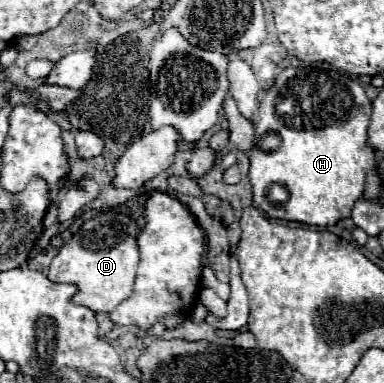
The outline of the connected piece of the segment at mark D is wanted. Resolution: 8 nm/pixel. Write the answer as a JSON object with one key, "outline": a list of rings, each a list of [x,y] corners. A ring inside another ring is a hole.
{"outline":[[[103,212],[87,220],[79,236],[63,244],[53,258],[47,278],[51,282],[71,282],[77,286],[77,294],[71,298],[75,304],[93,312],[111,312],[123,300],[133,294],[135,270],[139,264],[137,252],[137,224],[121,212]]]}

